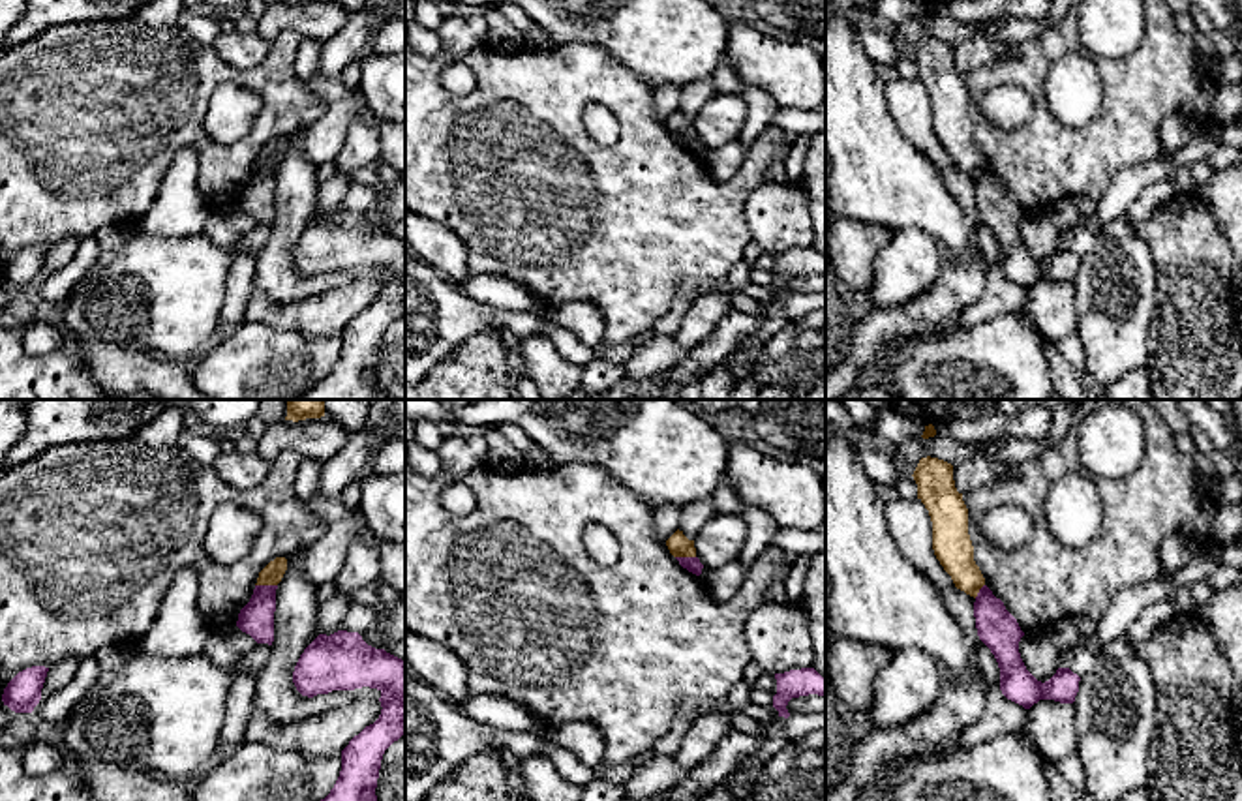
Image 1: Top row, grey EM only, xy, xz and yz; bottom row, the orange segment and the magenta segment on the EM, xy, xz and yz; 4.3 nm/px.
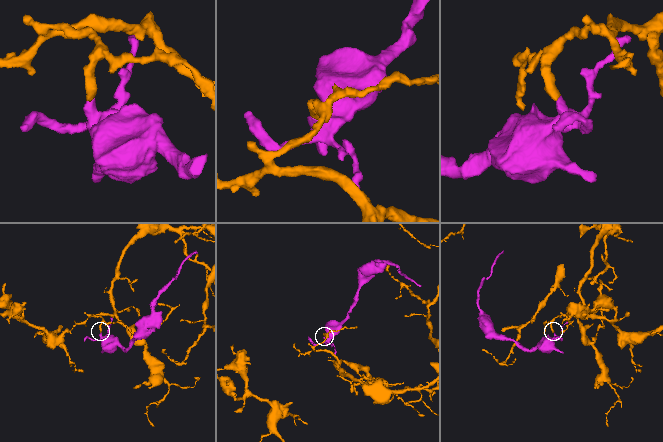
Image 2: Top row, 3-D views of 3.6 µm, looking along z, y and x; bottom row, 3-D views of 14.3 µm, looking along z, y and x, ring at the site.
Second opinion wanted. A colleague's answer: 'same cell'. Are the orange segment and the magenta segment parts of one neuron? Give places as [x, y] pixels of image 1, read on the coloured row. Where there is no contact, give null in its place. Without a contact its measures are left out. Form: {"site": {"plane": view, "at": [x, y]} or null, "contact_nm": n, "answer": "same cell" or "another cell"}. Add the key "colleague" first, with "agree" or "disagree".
{"colleague": "disagree", "site": {"plane": "xy", "at": [267, 584]}, "contact_nm": 100, "answer": "another cell"}

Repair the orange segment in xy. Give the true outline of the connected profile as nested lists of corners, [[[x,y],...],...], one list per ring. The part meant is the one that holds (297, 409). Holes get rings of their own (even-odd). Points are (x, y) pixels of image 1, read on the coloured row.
[[[287,400],[285,420],[306,420],[325,416],[325,400]]]

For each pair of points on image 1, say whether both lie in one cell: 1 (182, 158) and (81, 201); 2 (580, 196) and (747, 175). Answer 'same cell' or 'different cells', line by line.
1: different cells
2: same cell

